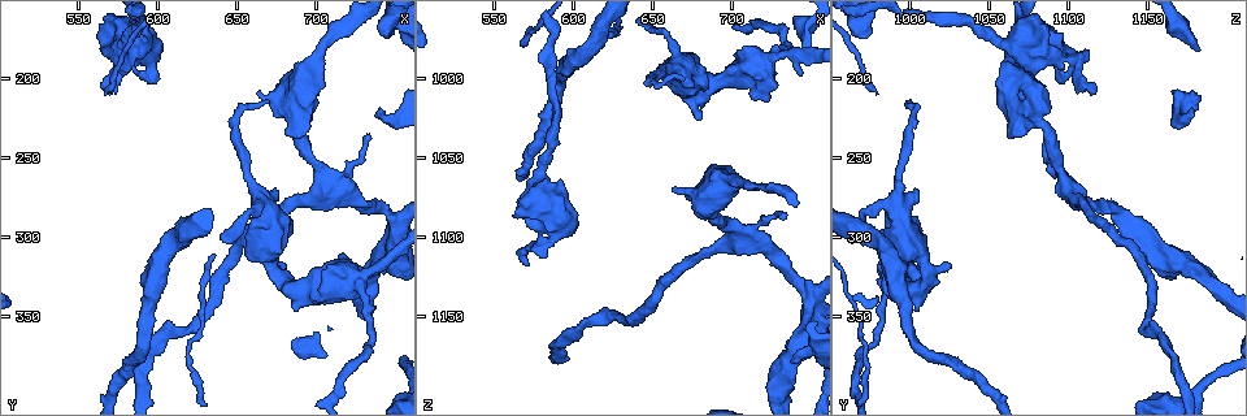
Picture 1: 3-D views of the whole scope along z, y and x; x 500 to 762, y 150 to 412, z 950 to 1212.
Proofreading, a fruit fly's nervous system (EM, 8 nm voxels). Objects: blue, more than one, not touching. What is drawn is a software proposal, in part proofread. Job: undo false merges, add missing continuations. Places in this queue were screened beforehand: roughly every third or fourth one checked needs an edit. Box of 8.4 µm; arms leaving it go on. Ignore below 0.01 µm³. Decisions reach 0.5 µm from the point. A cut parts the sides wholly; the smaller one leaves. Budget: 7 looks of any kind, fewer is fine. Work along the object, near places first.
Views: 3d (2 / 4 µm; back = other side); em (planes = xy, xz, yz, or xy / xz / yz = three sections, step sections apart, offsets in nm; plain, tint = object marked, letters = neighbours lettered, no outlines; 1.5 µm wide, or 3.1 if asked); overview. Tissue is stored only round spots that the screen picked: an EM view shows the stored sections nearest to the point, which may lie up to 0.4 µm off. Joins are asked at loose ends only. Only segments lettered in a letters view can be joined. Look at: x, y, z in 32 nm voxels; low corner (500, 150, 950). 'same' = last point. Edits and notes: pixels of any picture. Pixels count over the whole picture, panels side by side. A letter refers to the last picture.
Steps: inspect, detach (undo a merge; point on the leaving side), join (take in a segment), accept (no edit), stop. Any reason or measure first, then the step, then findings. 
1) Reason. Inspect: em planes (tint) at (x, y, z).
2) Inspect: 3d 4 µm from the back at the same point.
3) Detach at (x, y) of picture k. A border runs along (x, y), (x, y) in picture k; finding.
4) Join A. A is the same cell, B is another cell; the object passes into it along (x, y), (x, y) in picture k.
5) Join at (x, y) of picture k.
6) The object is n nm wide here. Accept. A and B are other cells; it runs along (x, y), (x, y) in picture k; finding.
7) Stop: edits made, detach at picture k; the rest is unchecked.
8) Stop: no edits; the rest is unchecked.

An open end. Inspect: 3d 2 µm from the back at (664, 206, 1068).

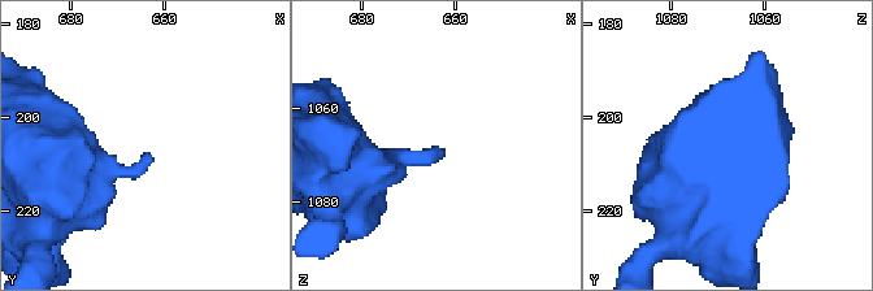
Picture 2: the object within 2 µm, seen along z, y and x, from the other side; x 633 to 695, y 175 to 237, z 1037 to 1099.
Inspect: em planes (tint) at (662, 207, 1069).

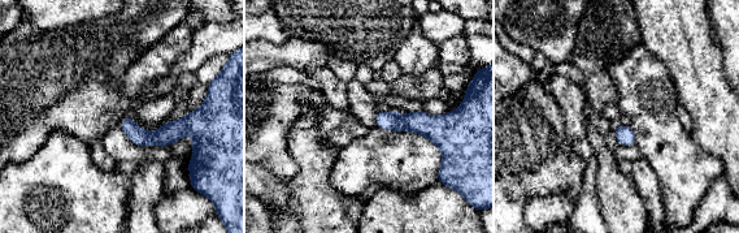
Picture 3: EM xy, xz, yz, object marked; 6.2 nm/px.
See the neighbours. Inspect: em planes (letters) at the same point.

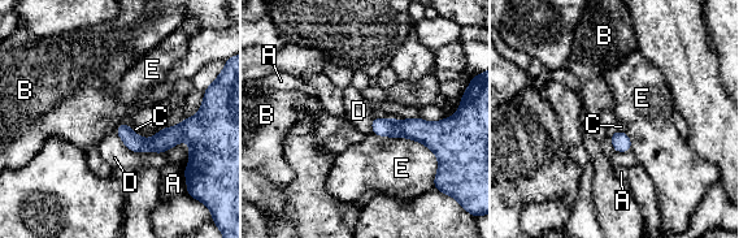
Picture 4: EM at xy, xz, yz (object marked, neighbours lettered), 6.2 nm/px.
Accept. A, B, C, D and E are other cells; a border runs along (125, 121), (114, 130) in picture 4; no lettered segment goes on from it.

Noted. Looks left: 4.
Branch stops here. Inspect: 3d 2 µm at (572, 210, 1116).

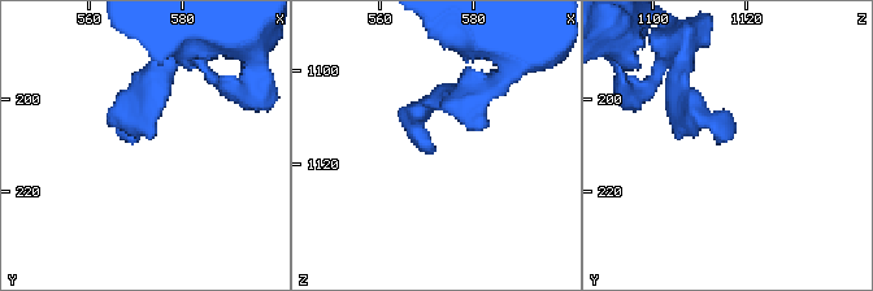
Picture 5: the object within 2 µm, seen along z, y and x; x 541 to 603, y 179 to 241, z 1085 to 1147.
Inspect: em xy step 4 (tint) at (571, 208, 1117).

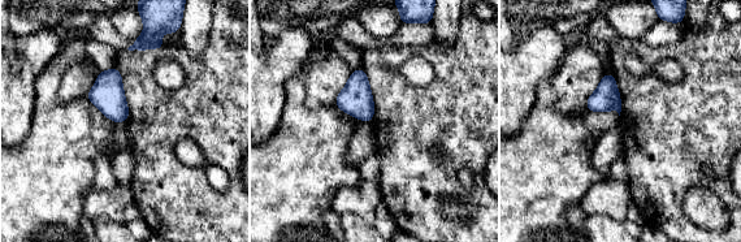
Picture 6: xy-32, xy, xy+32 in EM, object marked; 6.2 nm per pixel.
Another direction. Inspect: em planes (letters) at the same point.

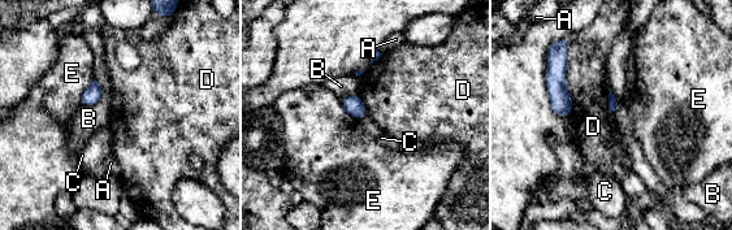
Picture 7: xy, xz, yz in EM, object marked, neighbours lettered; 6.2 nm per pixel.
Accept. A, B, C, D and E are other cells; none of them fits.

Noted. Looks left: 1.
Abrupt turn. Inspect: em xy step 8 (letters) at (748, 288, 1132).

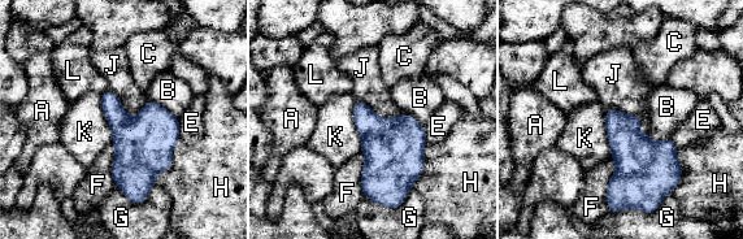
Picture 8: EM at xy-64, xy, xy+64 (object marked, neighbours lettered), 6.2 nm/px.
Accept. A, B, C, E, F, G, H, J, K and L are other cells; a border runs along (108, 88), (130, 117), (148, 100) in picture 8; continuous, no second neuron.

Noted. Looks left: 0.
Stop: no edits; the rest is unchecked.

